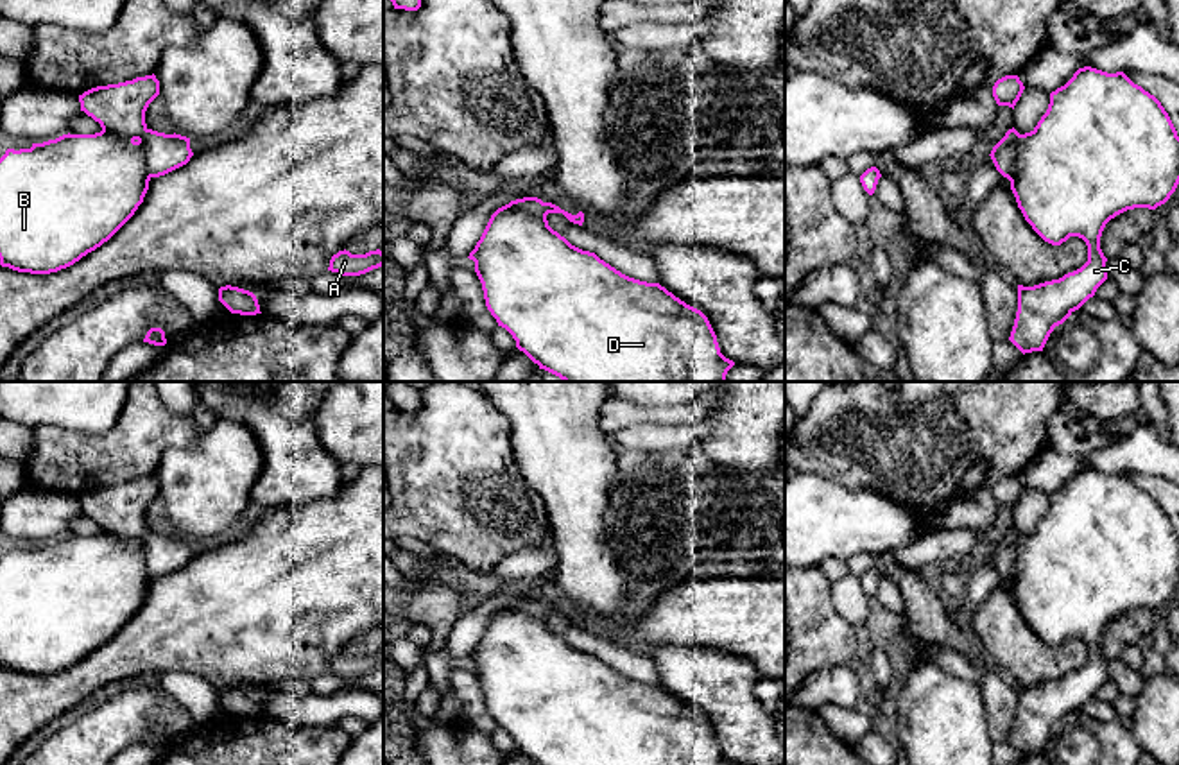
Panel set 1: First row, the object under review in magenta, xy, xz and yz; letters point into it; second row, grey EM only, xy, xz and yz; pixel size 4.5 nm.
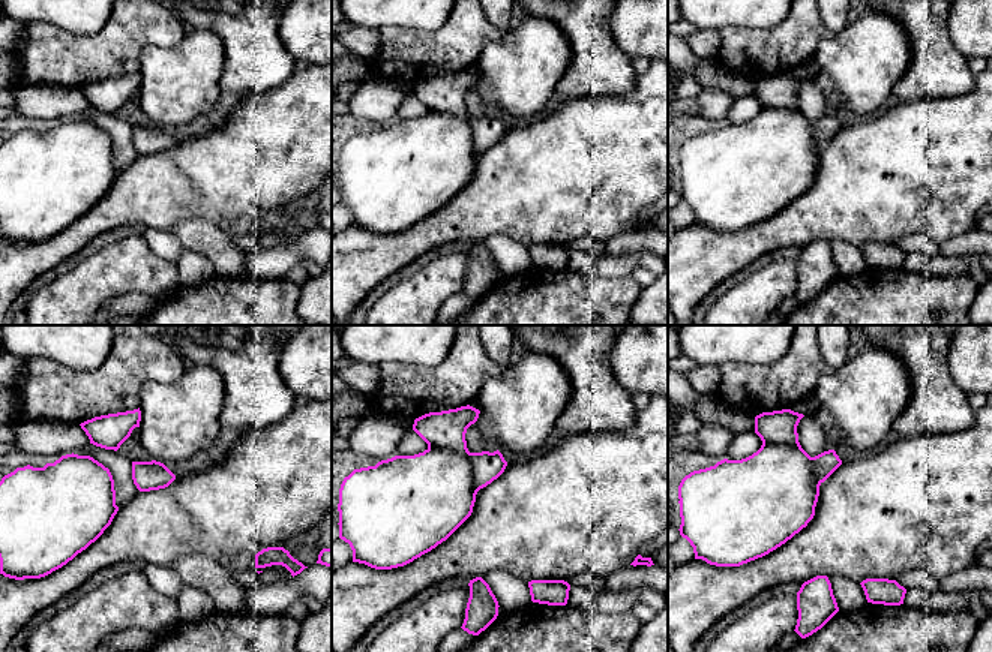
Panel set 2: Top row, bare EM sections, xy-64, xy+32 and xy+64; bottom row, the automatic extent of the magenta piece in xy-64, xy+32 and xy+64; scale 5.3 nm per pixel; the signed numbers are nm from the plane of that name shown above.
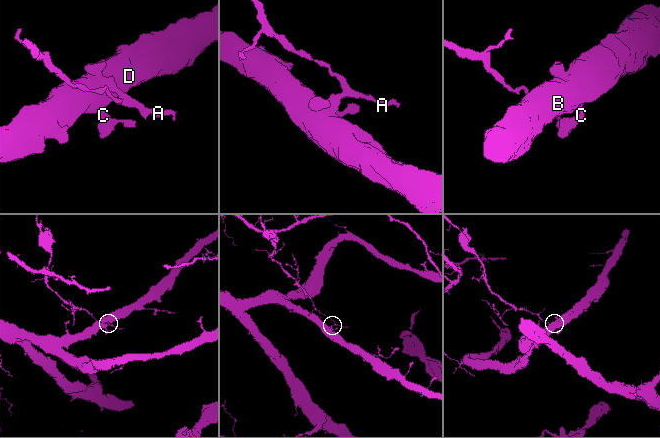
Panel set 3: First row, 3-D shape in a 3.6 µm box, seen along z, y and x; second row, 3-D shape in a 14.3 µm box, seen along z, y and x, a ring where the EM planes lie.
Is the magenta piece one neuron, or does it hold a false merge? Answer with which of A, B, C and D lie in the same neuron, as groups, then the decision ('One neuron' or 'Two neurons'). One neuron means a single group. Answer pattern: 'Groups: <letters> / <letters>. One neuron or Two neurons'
Groups: A / B C D. Two neurons

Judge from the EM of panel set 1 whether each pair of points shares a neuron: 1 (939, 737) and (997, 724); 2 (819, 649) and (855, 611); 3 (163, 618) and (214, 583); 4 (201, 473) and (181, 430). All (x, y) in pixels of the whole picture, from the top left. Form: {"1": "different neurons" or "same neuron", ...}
{"1": "different neurons", "2": "different neurons", "3": "same neuron", "4": "different neurons"}

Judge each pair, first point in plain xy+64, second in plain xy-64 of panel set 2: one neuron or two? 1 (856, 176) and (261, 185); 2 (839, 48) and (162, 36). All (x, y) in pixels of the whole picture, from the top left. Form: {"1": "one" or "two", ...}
{"1": "one", "2": "two"}

